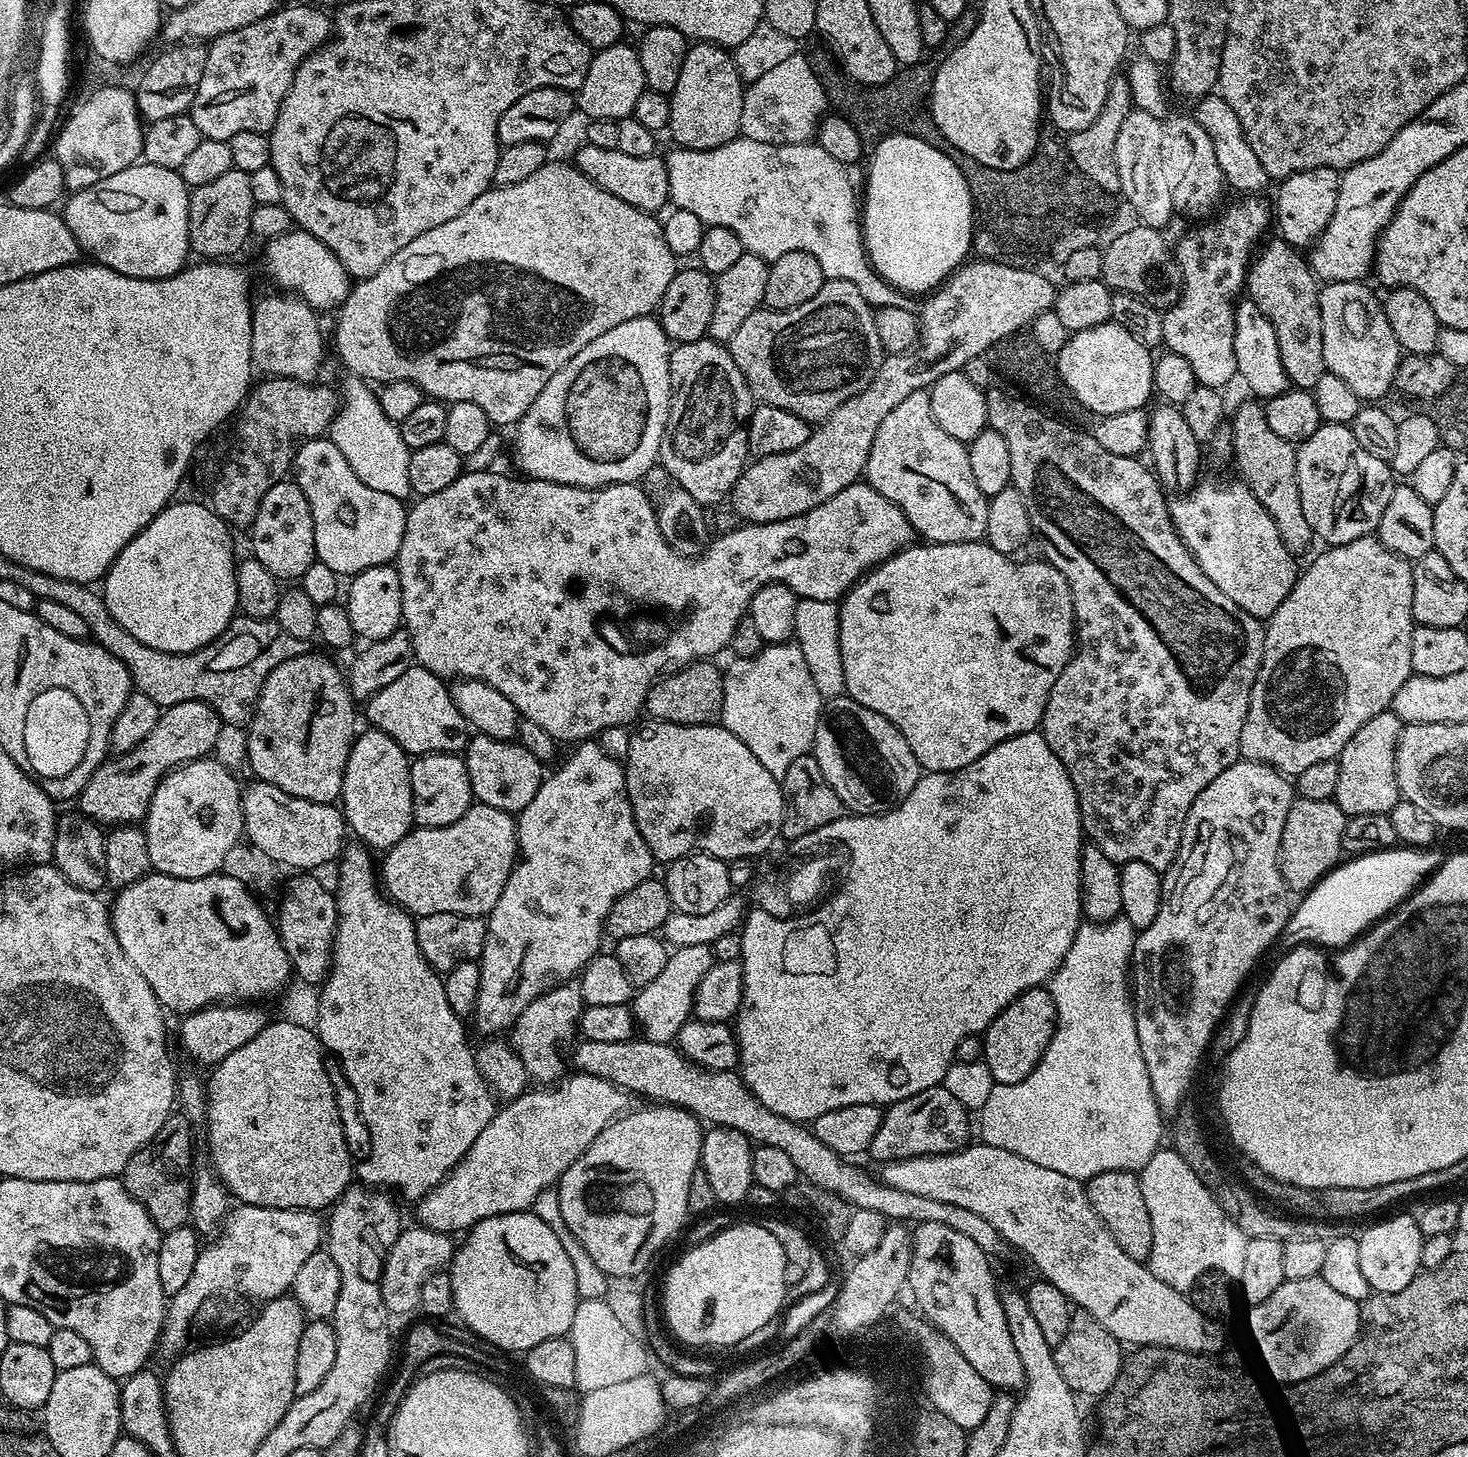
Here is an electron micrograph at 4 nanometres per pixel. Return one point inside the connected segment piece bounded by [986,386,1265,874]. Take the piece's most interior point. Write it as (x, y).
(1148, 711)

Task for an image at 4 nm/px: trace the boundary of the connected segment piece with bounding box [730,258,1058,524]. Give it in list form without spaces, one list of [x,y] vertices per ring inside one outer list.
[[[983,258],[973,259],[971,262],[964,262],[938,288],[935,289],[927,297],[929,299],[924,304],[924,309],[918,312],[920,322],[920,339],[915,348],[906,352],[893,352],[885,355],[884,360],[880,363],[878,374],[874,374],[874,378],[867,386],[858,394],[854,394],[846,402],[842,402],[842,406],[838,406],[838,410],[834,410],[834,414],[830,414],[822,421],[819,421],[818,427],[813,431],[810,438],[806,438],[806,442],[802,442],[802,446],[798,446],[798,450],[788,450],[786,454],[772,454],[770,456],[761,456],[753,459],[751,463],[744,469],[744,473],[738,478],[738,482],[732,487],[730,493],[730,505],[741,517],[741,521],[750,524],[769,524],[770,522],[778,522],[786,518],[794,518],[806,514],[810,510],[814,510],[814,506],[822,506],[822,502],[826,502],[830,498],[834,498],[834,494],[838,494],[838,490],[846,490],[846,486],[857,483],[865,475],[868,467],[868,459],[870,458],[870,446],[874,446],[874,434],[878,434],[878,426],[882,426],[882,418],[886,418],[886,414],[890,414],[890,410],[894,410],[894,406],[898,406],[898,402],[903,402],[905,398],[910,398],[910,394],[915,392],[923,392],[931,389],[932,384],[938,378],[942,378],[942,374],[950,374],[964,369],[966,362],[970,362],[970,358],[978,358],[985,355],[991,348],[996,345],[999,340],[1007,340],[1015,337],[1019,328],[1027,329],[1036,317],[1044,312],[1053,311],[1056,302],[1057,285],[1046,282],[1040,270],[1032,268],[1015,268],[1009,264],[999,264],[997,260],[986,260]]]

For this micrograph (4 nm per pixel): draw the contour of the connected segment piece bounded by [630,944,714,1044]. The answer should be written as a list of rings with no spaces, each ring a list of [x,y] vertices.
[[[707,944],[682,946],[669,951],[666,967],[659,972],[658,978],[646,982],[646,986],[642,986],[630,1001],[639,1035],[643,1039],[663,1044],[672,1044],[675,1041],[678,1030],[682,1030],[682,1026],[693,1015],[692,1002],[696,997],[698,982],[702,982],[713,963],[712,950]]]

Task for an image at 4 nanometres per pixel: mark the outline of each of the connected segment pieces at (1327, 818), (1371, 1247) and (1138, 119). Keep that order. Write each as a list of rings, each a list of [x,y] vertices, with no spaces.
[[[1293,799],[1286,826],[1282,826],[1280,843],[1280,869],[1286,886],[1293,893],[1303,894],[1327,876],[1342,860],[1342,830],[1348,817],[1331,800]]]
[[[1392,1216],[1389,1220],[1377,1219],[1364,1233],[1359,1233],[1359,1265],[1373,1293],[1397,1292],[1421,1271],[1420,1255],[1425,1236],[1420,1233],[1416,1216]]]
[[[1133,110],[1126,114],[1126,122],[1118,130],[1118,142],[1114,142],[1114,162],[1125,191],[1127,207],[1145,228],[1163,229],[1164,223],[1174,216],[1171,185],[1168,184],[1168,168],[1164,168],[1164,152],[1160,152],[1161,117]]]

